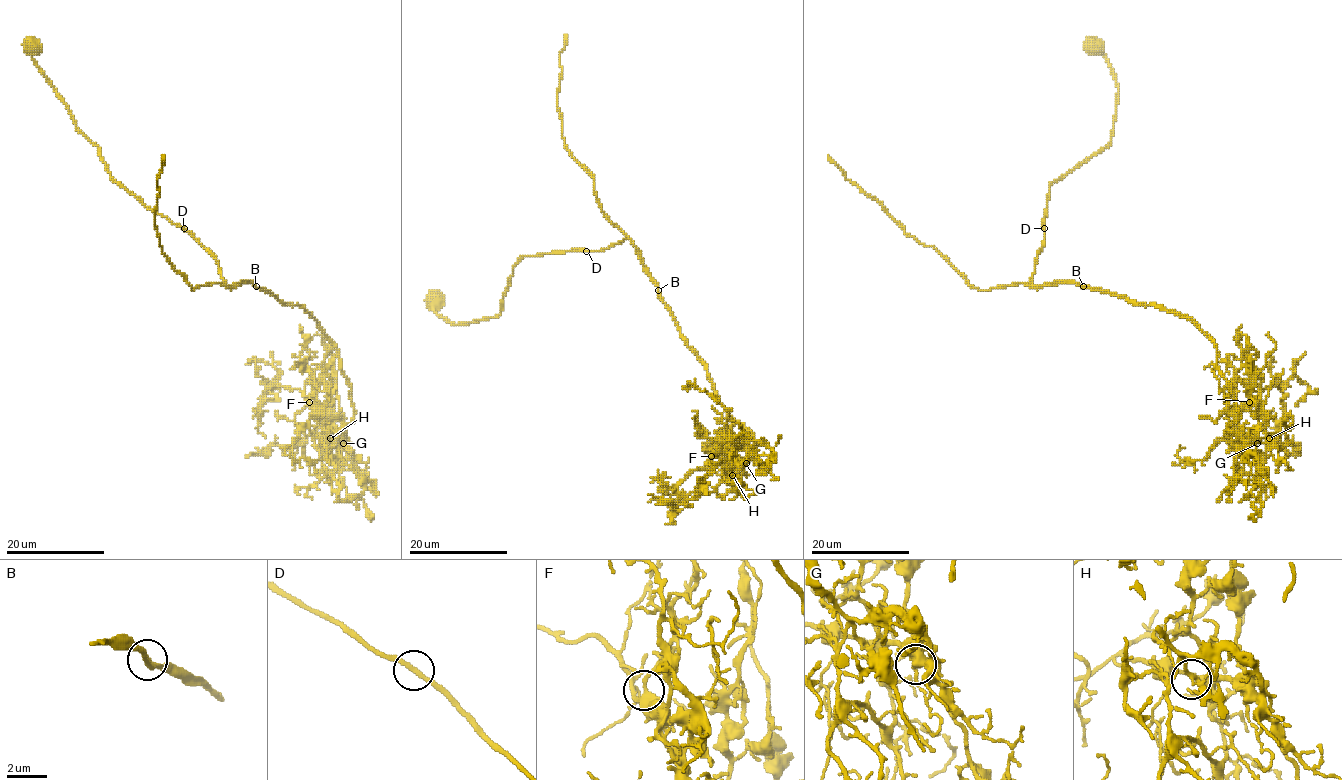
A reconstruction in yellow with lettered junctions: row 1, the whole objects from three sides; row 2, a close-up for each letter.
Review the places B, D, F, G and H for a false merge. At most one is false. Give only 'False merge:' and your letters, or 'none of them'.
False merge: none of them

